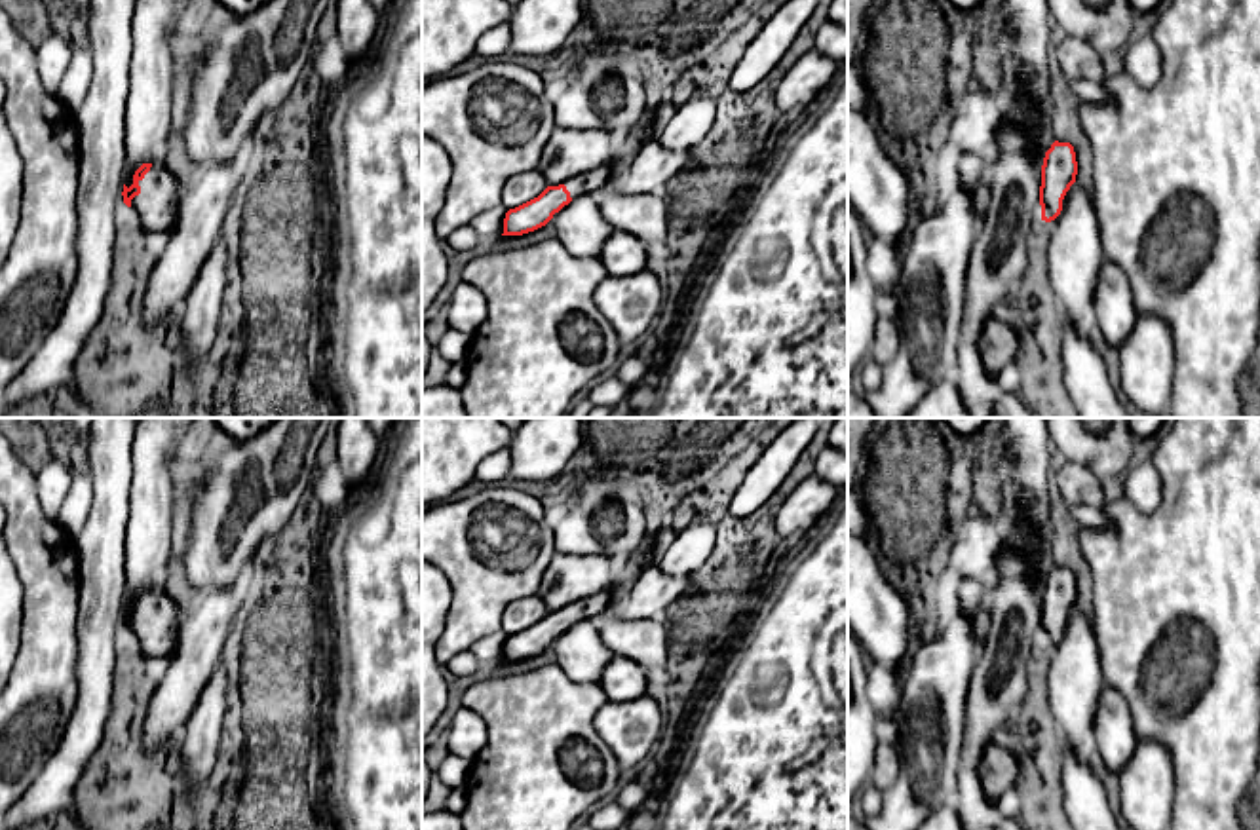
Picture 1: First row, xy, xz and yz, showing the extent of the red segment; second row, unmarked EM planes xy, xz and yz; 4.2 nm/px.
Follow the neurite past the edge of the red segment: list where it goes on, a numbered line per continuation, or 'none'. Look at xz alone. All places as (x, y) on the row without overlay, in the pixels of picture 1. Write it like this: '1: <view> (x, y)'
1: xz (586, 608)

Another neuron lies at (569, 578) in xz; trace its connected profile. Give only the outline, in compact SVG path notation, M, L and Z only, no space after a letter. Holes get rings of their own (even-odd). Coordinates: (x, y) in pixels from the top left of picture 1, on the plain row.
M555 553L540 583L540 598L549 612L564 610L612 587L618 560L604 555Z

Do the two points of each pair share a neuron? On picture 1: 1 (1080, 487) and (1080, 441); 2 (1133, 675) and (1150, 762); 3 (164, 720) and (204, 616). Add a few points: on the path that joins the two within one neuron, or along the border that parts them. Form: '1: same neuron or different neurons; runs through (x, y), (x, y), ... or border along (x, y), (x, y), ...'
1: different neurons; border along (1067, 458), (1084, 466), (1101, 483)
2: different neurons; border along (1139, 737), (1150, 737), (1167, 751), (1173, 775)
3: same neuron; runs through (177, 694), (196, 656), (198, 642)

